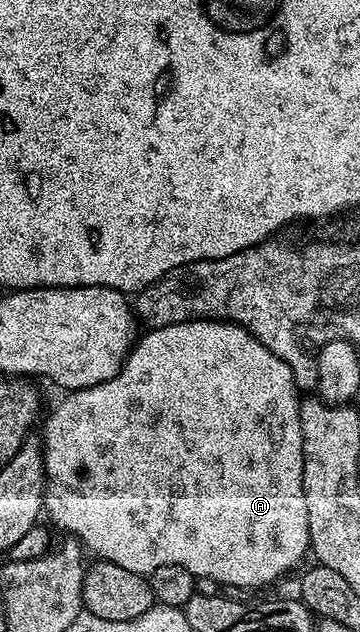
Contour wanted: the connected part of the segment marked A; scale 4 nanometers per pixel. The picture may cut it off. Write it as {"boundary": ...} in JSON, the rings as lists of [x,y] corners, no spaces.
{"boundary":[[[200,318],[197,322],[181,322],[172,324],[168,328],[159,330],[146,330],[145,333],[135,341],[134,349],[126,355],[126,363],[120,368],[112,380],[104,384],[96,384],[92,388],[76,390],[65,395],[66,399],[51,412],[46,418],[46,427],[40,433],[42,443],[42,459],[46,465],[46,501],[44,503],[45,513],[50,513],[50,518],[62,530],[67,530],[67,535],[73,536],[87,551],[90,550],[101,561],[120,564],[120,568],[128,568],[128,572],[136,572],[143,576],[149,576],[156,572],[156,568],[164,568],[164,564],[176,564],[180,568],[188,568],[195,579],[202,580],[207,578],[210,582],[219,582],[222,586],[266,586],[269,582],[274,582],[277,578],[282,578],[305,554],[310,550],[310,529],[308,528],[308,508],[304,504],[304,488],[302,487],[302,477],[304,476],[304,440],[302,439],[302,425],[300,424],[300,408],[302,407],[302,398],[296,380],[292,376],[292,368],[280,360],[256,336],[252,336],[242,326],[235,322],[220,322],[209,318]]]}

